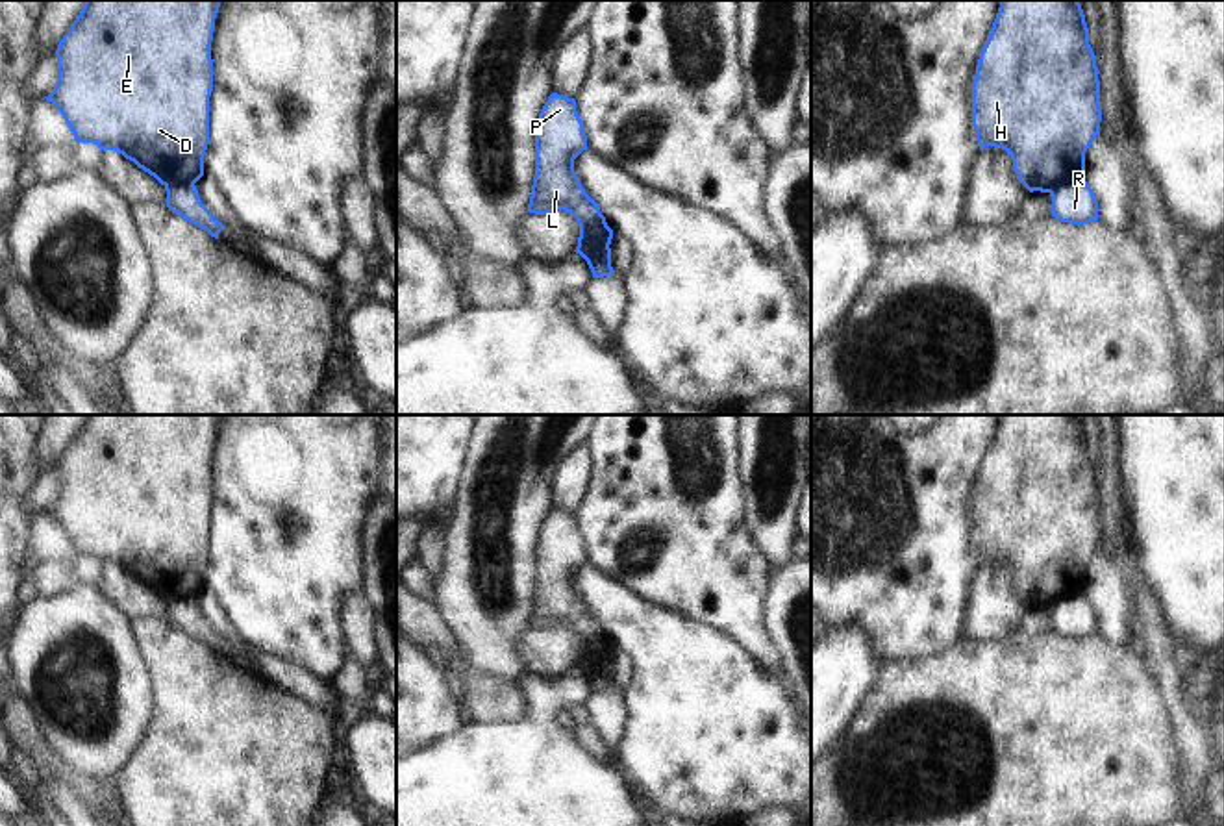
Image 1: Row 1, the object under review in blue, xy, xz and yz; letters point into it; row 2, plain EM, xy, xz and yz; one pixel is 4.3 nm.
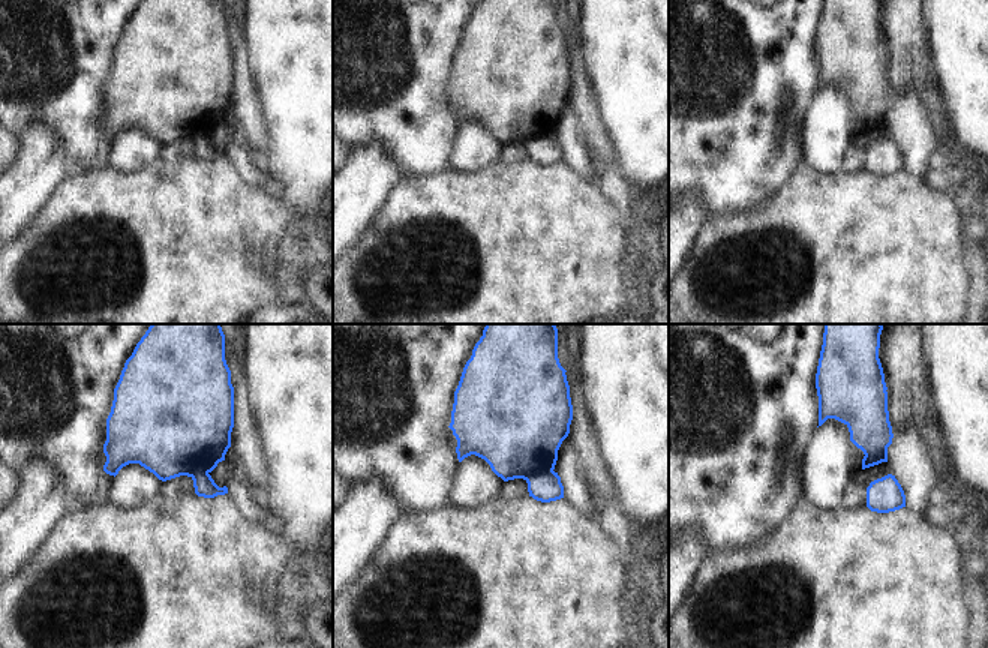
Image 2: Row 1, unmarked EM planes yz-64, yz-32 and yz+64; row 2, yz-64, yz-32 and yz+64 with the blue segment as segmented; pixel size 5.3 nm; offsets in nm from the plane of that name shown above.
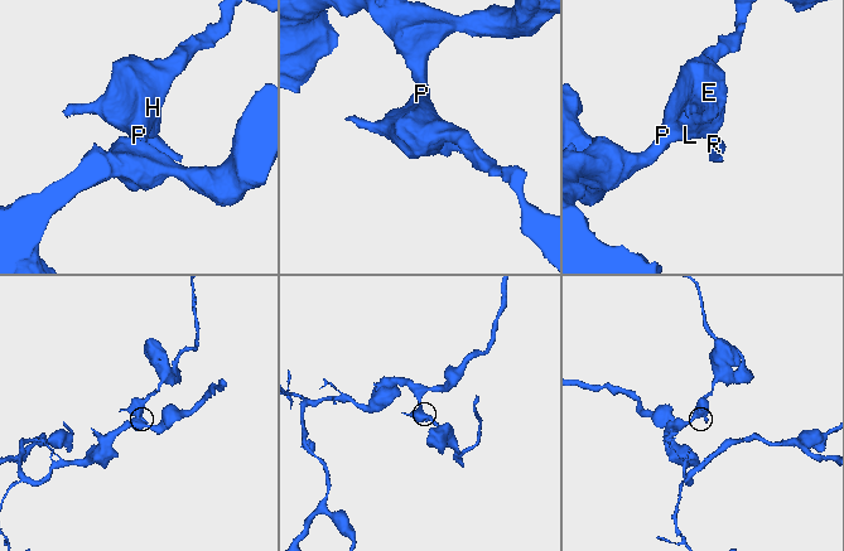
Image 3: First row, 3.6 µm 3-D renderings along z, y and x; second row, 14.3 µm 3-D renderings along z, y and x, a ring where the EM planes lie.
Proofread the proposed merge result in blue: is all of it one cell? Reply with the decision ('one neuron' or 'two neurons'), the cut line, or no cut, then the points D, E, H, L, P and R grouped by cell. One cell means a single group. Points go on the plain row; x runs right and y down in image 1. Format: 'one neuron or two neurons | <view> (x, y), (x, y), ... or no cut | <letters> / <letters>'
two neurons | yz (1082, 593), (1071, 599), (1056, 599), (1049, 606) | D E H L P / R

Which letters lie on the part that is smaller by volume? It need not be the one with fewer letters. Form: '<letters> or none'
R

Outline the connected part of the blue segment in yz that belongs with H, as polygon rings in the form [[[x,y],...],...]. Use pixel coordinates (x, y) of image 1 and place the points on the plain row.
[[[1000,415],[972,496],[972,541],[980,565],[994,561],[1013,574],[1017,594],[1030,606],[1050,607],[1057,598],[1085,591],[1085,567],[1100,548],[1100,496],[1089,443],[1078,415]]]

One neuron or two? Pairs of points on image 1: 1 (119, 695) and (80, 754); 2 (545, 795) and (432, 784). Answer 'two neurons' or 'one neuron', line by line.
1: one neuron
2: one neuron

